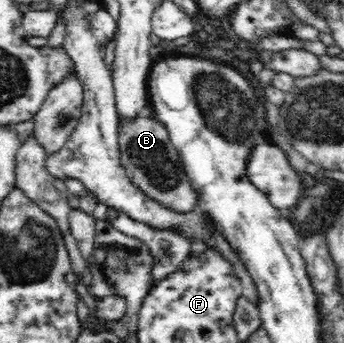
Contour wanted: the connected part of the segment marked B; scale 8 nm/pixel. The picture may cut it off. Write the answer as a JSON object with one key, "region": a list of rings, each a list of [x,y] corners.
{"region":[[[146,113],[133,120],[121,120],[118,128],[120,163],[131,183],[151,199],[180,213],[197,211],[198,200],[195,190],[183,170],[182,162],[169,136],[160,122]]]}

